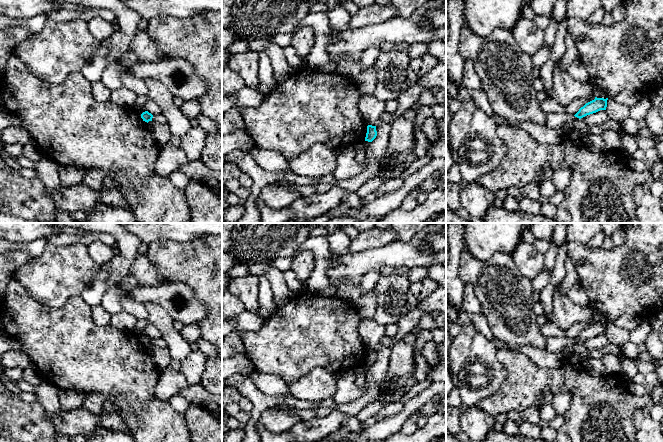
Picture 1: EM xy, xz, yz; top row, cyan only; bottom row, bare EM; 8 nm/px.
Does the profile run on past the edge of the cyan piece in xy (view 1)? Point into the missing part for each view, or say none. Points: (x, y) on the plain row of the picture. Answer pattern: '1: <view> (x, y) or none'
1: none

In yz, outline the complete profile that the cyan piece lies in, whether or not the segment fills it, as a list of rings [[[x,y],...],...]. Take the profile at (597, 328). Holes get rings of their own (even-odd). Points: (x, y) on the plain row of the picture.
[[[595,321],[594,324],[586,327],[583,331],[581,331],[574,340],[581,343],[600,334],[606,334],[607,324],[608,322],[604,323]]]

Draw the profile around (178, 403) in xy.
[[[176,395],[168,399],[172,408],[182,414],[190,407],[191,403],[184,397]]]

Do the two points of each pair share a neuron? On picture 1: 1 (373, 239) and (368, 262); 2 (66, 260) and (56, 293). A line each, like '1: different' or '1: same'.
1: different
2: same

